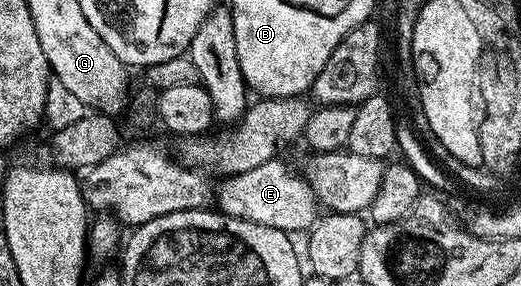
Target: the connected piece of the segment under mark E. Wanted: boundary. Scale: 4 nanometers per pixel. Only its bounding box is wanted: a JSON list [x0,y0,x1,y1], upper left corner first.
[217,158,317,234]

